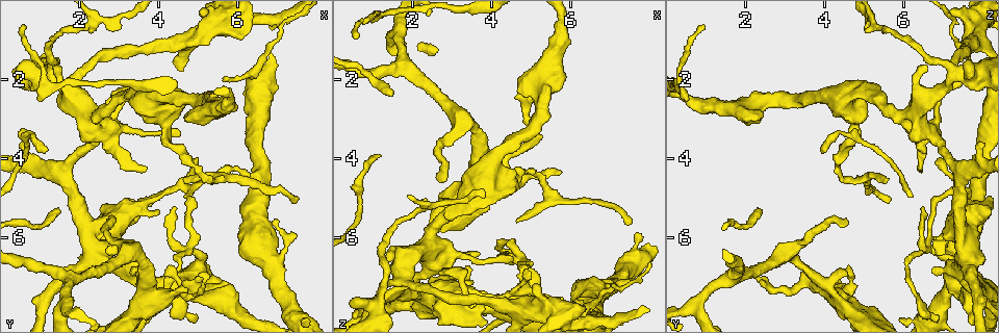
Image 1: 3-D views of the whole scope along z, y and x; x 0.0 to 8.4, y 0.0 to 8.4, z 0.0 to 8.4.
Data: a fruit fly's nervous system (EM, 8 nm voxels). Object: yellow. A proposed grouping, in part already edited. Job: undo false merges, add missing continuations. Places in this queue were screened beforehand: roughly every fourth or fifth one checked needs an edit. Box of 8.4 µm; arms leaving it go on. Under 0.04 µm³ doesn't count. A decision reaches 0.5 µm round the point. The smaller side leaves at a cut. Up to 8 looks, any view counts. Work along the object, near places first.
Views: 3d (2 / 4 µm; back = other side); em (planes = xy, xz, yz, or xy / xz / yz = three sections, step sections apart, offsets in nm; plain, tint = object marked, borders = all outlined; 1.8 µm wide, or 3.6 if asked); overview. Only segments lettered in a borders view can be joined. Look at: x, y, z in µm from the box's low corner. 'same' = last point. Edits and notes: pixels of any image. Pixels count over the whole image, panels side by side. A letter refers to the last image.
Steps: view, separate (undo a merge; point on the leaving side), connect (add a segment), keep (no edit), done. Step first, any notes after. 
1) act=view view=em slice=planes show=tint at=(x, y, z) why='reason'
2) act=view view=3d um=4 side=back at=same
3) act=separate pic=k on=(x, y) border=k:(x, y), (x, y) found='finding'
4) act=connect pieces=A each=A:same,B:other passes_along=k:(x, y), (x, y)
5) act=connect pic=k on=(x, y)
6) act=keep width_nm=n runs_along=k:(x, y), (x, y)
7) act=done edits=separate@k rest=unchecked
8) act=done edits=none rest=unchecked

act=view view=em slice=xy step=16 show=plain at=(5.05, 7.00, 2.30) why='free end'

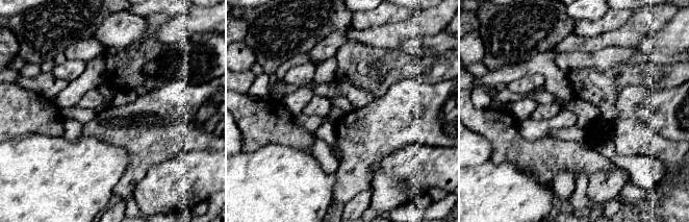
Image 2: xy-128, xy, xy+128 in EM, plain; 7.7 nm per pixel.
act=view view=em slice=xy step=16 show=borders at=same

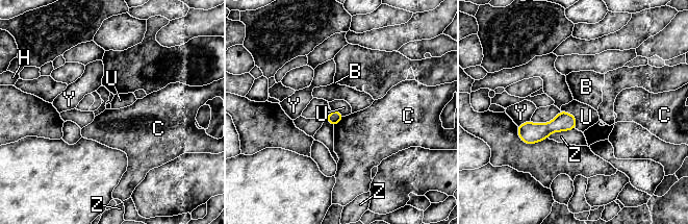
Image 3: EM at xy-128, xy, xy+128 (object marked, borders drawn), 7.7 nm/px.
act=keep each=B:other,C:other,H:other,U:other,Y:other,Z:other border=3:(561, 109), (575, 118), (576, 127) found='none of them fits'

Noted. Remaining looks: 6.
act=view view=em um=3.6 slice=yz step=4 show=borders at=(5.70, 7.15, 4.40) why='an open end'

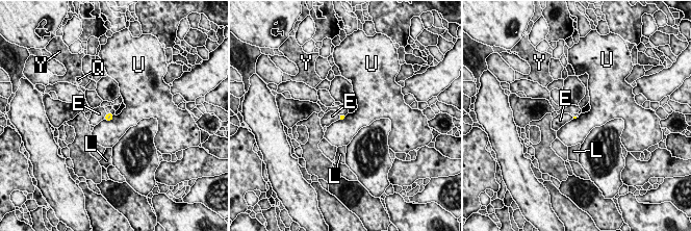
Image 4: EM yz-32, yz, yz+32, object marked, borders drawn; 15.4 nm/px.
act=view view=em um=3.6 slice=planes show=borders at=same why='another direction'

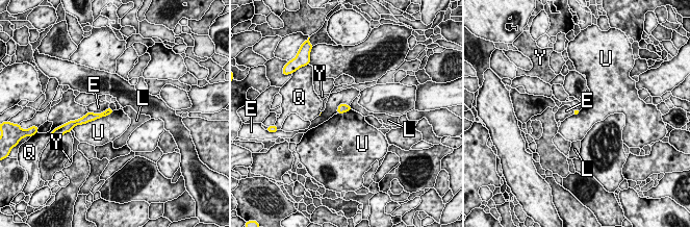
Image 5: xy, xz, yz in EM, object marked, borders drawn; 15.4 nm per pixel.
act=keep width_nm=90 longest_contact=U:550nm each=E:other,L:other,Q:other,U:other,Y:other found='no lettered segment goes on from it'

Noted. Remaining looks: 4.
act=view view=em slice=xy step=16 show=tint at=(6.50, 4.45, 7.90) why='side arm on a straight run'

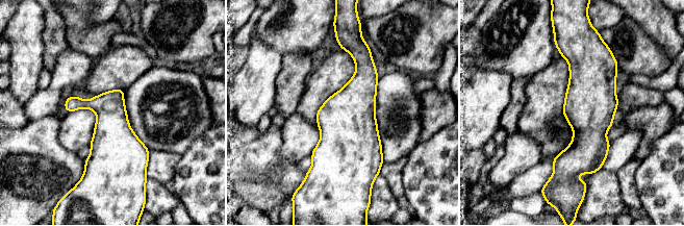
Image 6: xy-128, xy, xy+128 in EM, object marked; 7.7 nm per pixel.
act=view view=em slice=planes show=borders at=same why='another direction'

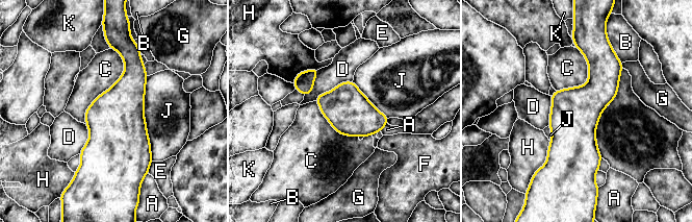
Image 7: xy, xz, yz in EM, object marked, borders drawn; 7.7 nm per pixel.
act=keep each=A:other,B:other,C:other,D:other,E:other,F:other,G:other,H:other,J:other,K:other border=7:(113, 48), (124, 72), (85, 123) found='all the same neuron'

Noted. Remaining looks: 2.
act=done edits=none rest=unchecked

